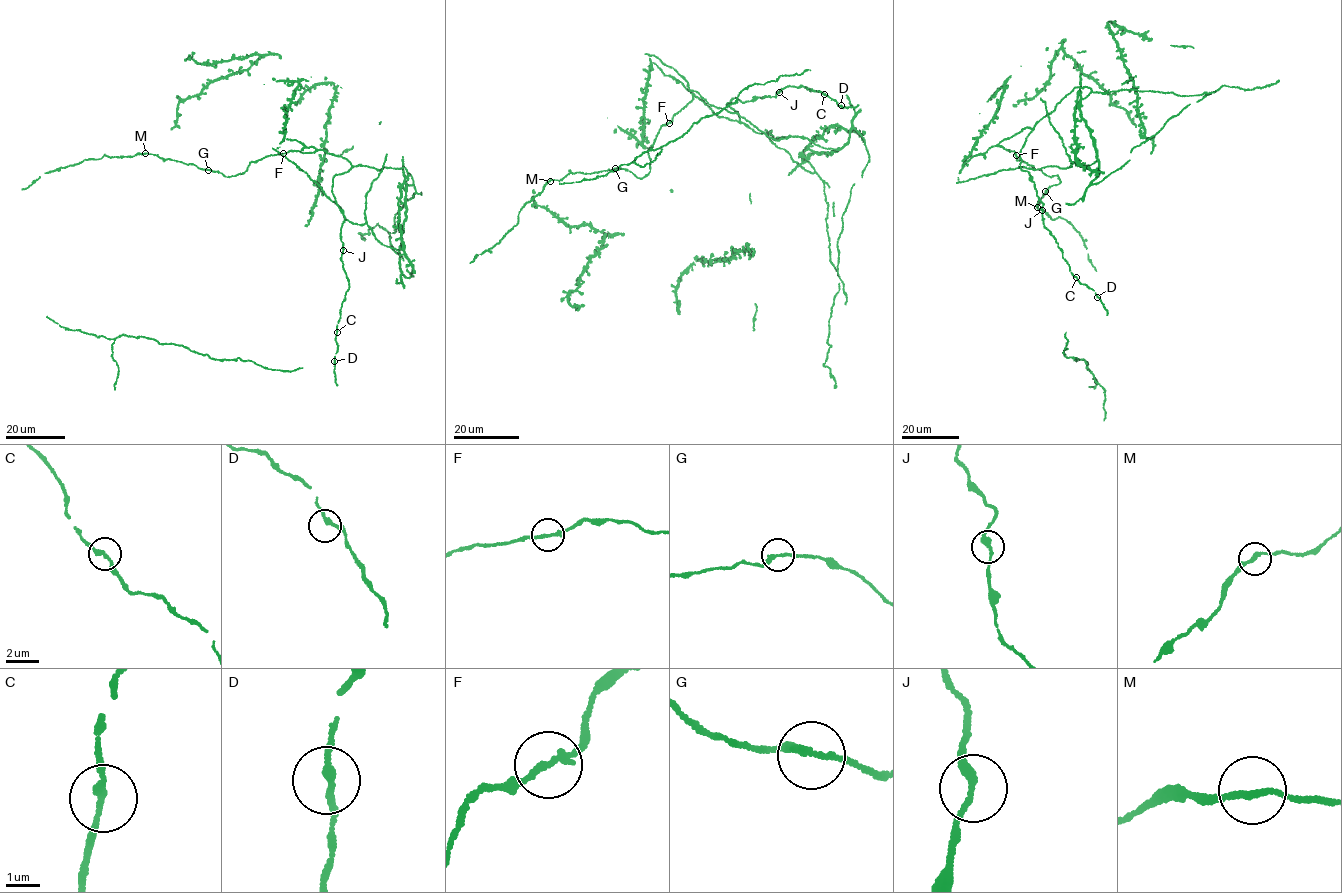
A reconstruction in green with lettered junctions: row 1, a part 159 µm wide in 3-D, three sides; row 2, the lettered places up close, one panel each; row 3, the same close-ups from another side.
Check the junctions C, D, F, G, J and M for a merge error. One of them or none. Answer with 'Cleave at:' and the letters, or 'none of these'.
Cleave at: none of these

